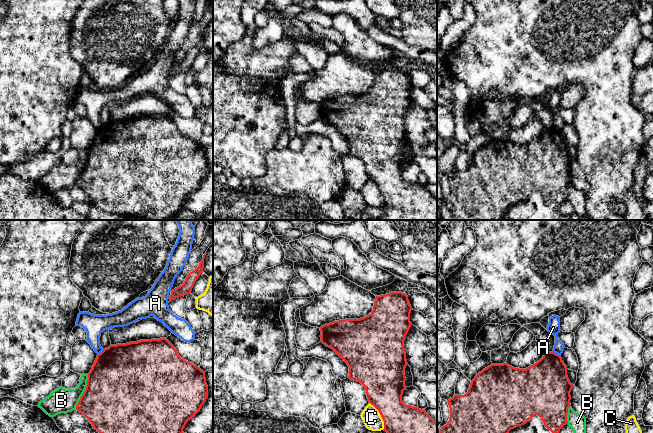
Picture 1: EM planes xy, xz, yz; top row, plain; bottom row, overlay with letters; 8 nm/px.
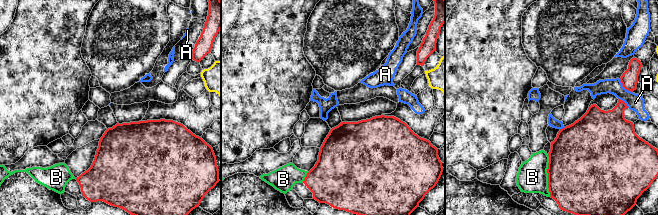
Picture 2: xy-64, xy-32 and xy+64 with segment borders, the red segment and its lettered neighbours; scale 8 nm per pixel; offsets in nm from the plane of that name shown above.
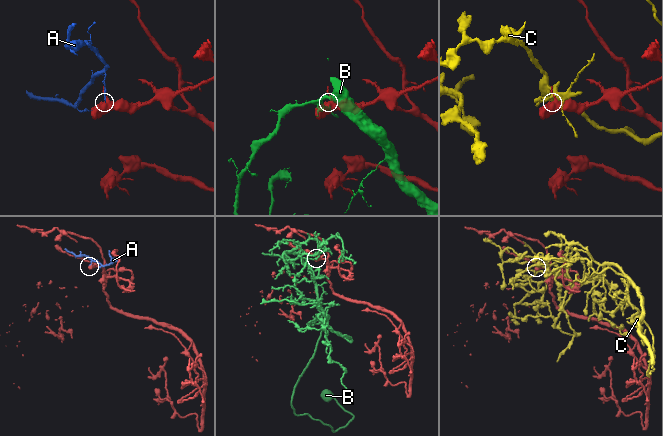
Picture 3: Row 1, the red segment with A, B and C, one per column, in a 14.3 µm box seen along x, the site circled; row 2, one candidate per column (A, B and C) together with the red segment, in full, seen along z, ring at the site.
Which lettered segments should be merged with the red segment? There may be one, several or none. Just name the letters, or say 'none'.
none

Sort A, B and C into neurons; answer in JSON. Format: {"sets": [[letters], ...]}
{"sets": [["A"], ["B"], ["C"]]}

